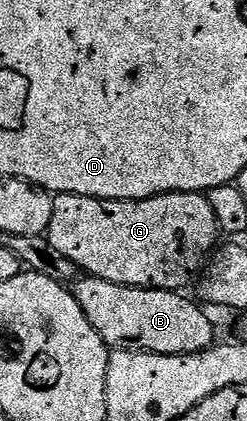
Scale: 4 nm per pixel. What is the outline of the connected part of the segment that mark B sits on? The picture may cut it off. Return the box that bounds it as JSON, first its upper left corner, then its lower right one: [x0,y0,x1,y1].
[71,276,214,354]

